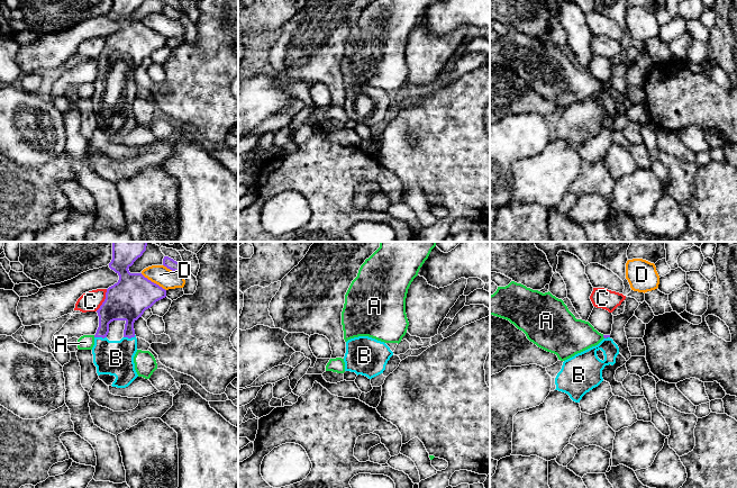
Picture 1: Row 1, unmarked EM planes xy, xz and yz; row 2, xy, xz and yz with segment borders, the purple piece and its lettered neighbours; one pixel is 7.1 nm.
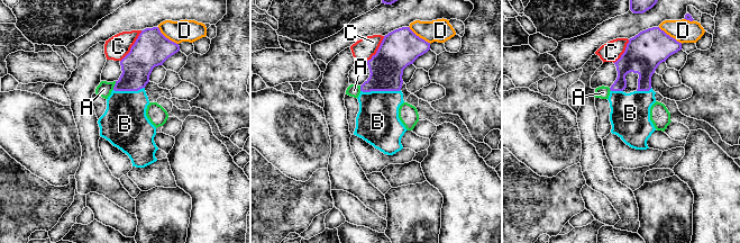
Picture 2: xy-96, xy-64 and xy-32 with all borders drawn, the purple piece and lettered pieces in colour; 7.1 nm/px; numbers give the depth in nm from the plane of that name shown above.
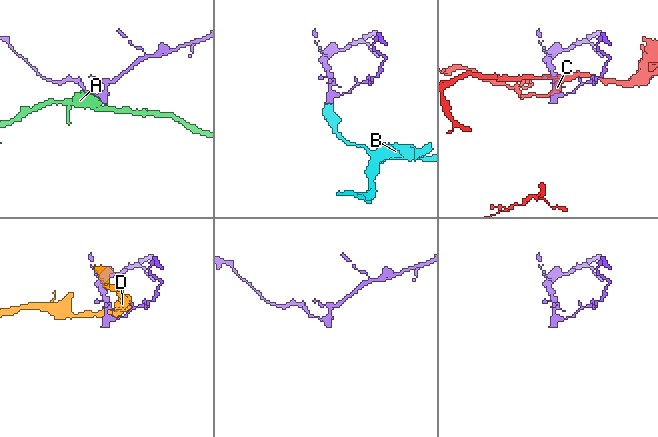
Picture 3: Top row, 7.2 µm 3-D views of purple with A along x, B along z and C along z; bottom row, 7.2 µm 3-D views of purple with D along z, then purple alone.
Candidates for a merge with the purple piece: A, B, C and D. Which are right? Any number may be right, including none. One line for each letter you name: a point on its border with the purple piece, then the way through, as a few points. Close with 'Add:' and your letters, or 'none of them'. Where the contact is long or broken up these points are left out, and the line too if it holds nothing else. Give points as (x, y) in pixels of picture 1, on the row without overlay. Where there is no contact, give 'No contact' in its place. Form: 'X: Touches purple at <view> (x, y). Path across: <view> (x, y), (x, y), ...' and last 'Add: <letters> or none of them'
B: Touches purple at xy (129, 86). Path across: xy (127, 51), (129, 55), (129, 86), (127, 95), (116, 106)
Add: B

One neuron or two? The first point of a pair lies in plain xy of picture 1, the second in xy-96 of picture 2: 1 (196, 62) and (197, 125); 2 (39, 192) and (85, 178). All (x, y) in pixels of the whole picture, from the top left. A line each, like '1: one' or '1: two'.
1: two
2: two

